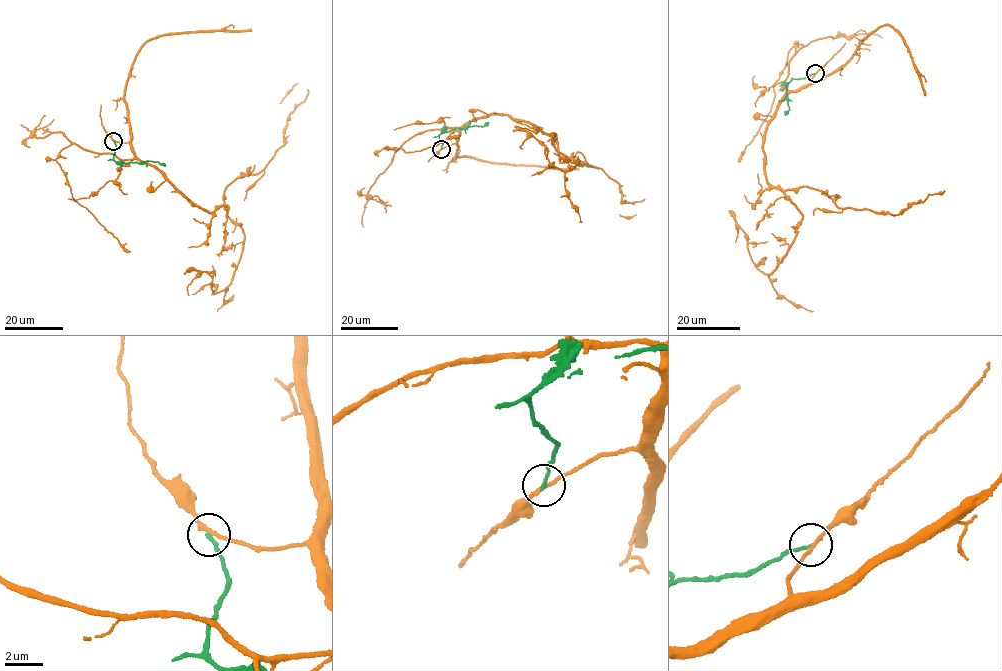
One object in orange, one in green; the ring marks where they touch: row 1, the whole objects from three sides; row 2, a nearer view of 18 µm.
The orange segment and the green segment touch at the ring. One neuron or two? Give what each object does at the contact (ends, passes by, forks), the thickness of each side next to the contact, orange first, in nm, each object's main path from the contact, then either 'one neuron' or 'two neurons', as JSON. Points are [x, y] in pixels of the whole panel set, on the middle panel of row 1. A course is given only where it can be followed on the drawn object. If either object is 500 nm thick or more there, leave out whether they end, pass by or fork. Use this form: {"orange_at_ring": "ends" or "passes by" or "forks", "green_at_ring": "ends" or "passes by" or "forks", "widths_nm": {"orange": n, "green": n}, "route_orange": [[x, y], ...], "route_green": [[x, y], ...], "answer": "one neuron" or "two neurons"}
{"orange_at_ring": "passes by", "green_at_ring": "ends", "widths_nm": {"orange": 190, "green": 180}, "route_orange": [[440, 149], [471, 121], [523, 120], [571, 162], [601, 169], [632, 203], [620, 215], [636, 214]], "route_green": [[440, 149], [442, 142], [439, 135], [442, 133], [483, 126], [488, 122]], "answer": "two neurons"}

